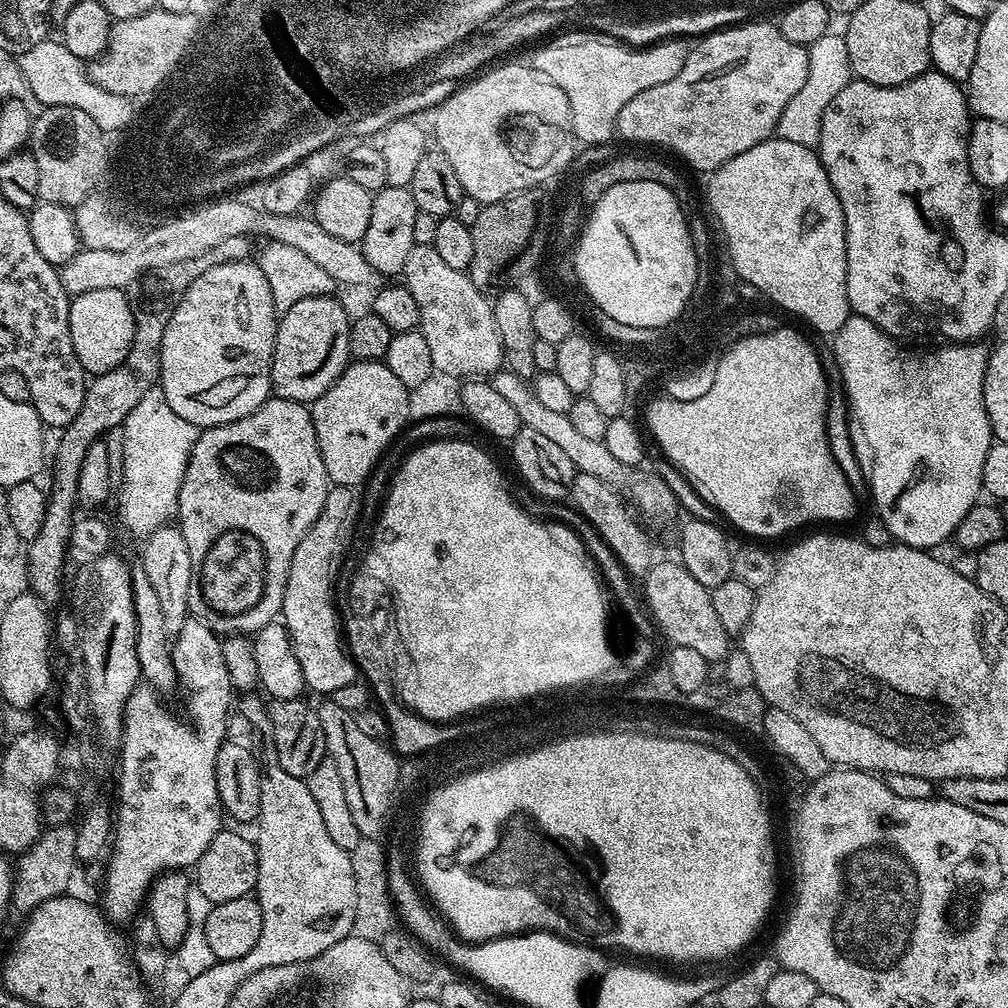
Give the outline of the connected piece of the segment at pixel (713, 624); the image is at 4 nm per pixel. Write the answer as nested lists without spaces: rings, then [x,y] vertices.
[[[657,559],[652,569],[642,580],[642,595],[645,605],[655,620],[659,635],[665,636],[672,646],[690,646],[698,650],[702,658],[722,660],[730,651],[730,633],[722,630],[722,621],[714,610],[709,588],[695,580],[679,559]]]

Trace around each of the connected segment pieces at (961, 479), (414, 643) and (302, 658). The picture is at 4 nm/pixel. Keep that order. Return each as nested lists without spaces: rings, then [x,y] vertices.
[[[855,314],[849,315],[848,321],[834,333],[833,340],[836,340],[832,348],[836,351],[834,359],[838,376],[844,379],[842,391],[856,431],[854,436],[856,457],[868,483],[870,497],[872,496],[873,502],[876,503],[875,515],[886,526],[886,530],[890,530],[895,543],[905,544],[907,548],[936,550],[943,540],[951,541],[955,537],[958,522],[962,522],[962,518],[970,514],[970,510],[982,496],[982,462],[986,462],[986,454],[994,443],[984,405],[984,375],[988,365],[989,349],[983,348],[983,343],[980,342],[948,342],[940,346],[944,348],[936,348],[933,352],[911,352],[910,349],[900,345],[903,343],[897,342],[893,337],[887,336],[881,328],[874,326],[874,322]]]
[[[461,438],[450,440],[433,440],[419,445],[417,452],[412,452],[404,460],[404,465],[400,468],[400,473],[393,475],[390,480],[390,487],[386,493],[386,499],[382,505],[382,511],[378,519],[384,524],[384,556],[388,556],[388,568],[392,568],[392,579],[396,582],[396,592],[400,592],[400,605],[394,609],[396,615],[396,628],[400,631],[400,640],[404,643],[403,651],[413,659],[414,666],[419,667],[420,677],[420,695],[418,696],[418,706],[415,711],[425,716],[427,720],[437,722],[456,722],[467,712],[476,712],[479,708],[488,708],[500,706],[504,701],[504,696],[524,696],[524,692],[536,692],[536,688],[548,688],[548,684],[568,684],[568,680],[580,680],[581,677],[592,676],[595,672],[600,672],[600,668],[608,668],[608,648],[604,644],[610,636],[608,630],[608,608],[604,605],[604,596],[606,600],[606,588],[602,583],[602,577],[592,563],[592,555],[586,550],[586,546],[581,542],[580,536],[574,530],[570,530],[564,524],[555,522],[545,522],[543,519],[537,519],[525,512],[519,503],[508,493],[508,488],[504,485],[504,480],[500,477],[500,472],[496,469],[496,464],[479,448],[476,444],[467,444]]]
[[[348,486],[329,487],[326,502],[322,506],[319,518],[312,523],[310,530],[298,542],[298,550],[294,550],[294,558],[290,562],[290,574],[286,578],[286,594],[280,607],[284,629],[292,639],[292,652],[298,658],[298,666],[302,666],[302,678],[309,689],[330,694],[334,690],[342,690],[342,686],[350,686],[358,678],[358,669],[347,647],[345,637],[340,637],[340,616],[336,613],[336,575],[340,572],[340,563],[344,560],[344,551],[352,540],[352,531],[358,524],[358,500],[352,497],[353,489]]]

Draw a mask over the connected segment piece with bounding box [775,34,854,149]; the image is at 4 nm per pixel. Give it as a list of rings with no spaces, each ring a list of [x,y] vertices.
[[[829,34],[818,38],[818,42],[807,45],[808,73],[802,90],[790,98],[790,106],[782,110],[782,118],[778,118],[775,135],[786,142],[798,142],[798,146],[815,149],[822,134],[822,114],[826,114],[826,106],[834,102],[834,98],[854,79],[850,58],[846,54],[843,35]]]

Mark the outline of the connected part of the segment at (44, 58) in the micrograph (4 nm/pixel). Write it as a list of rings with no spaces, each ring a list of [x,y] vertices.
[[[45,38],[32,48],[25,48],[18,56],[18,72],[23,83],[28,83],[34,99],[40,106],[61,104],[62,106],[74,106],[90,114],[94,122],[105,134],[113,134],[119,128],[124,128],[132,120],[133,101],[122,94],[110,93],[95,85],[88,76],[85,61],[79,60],[59,39]]]

